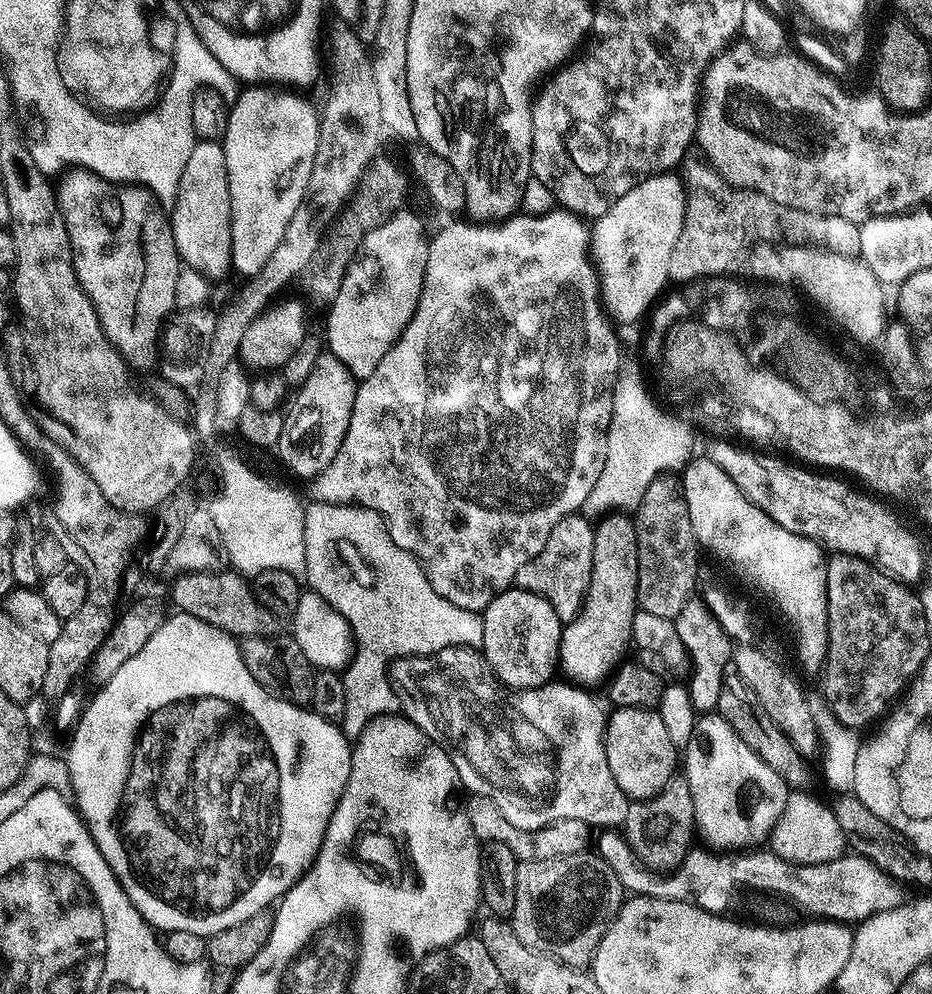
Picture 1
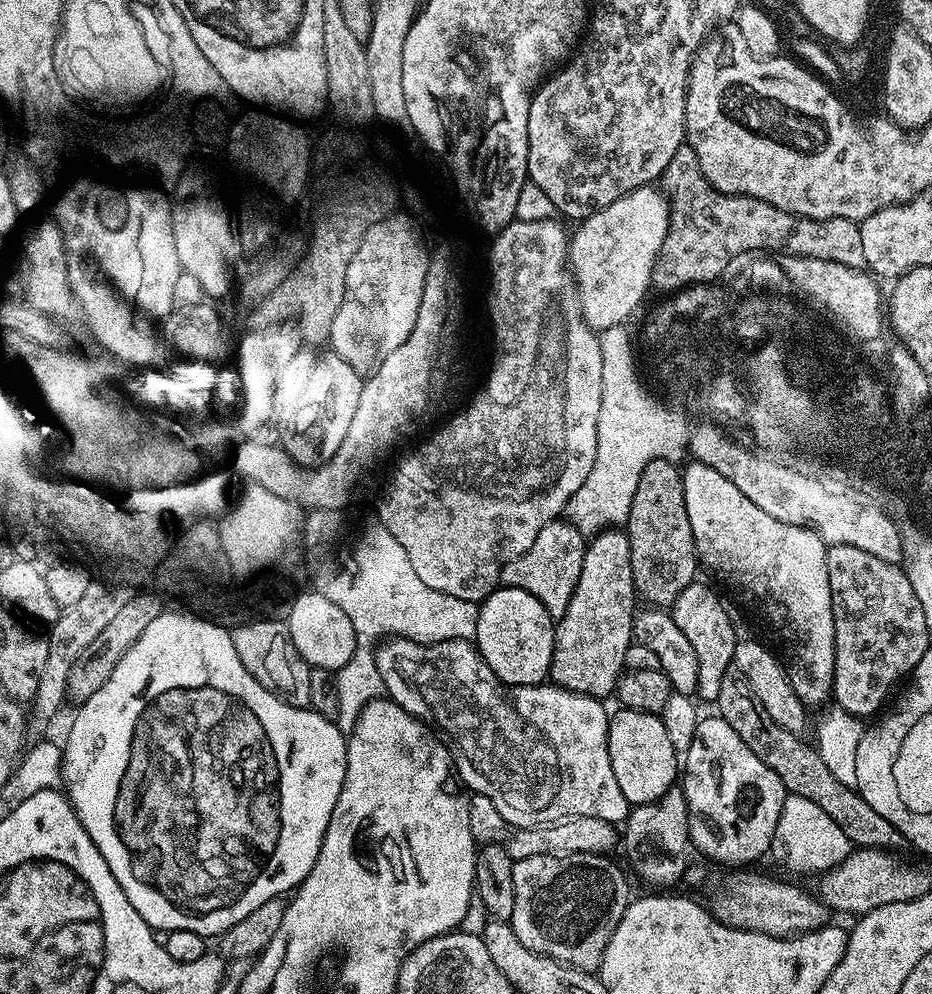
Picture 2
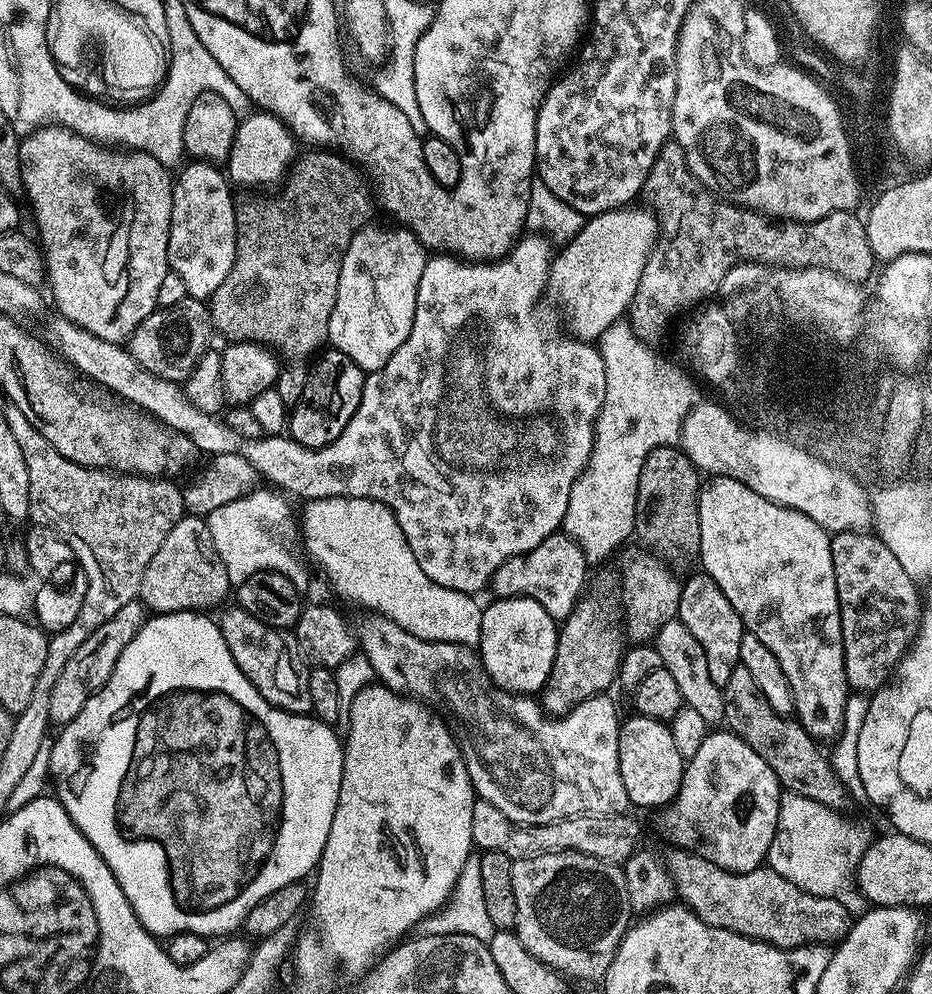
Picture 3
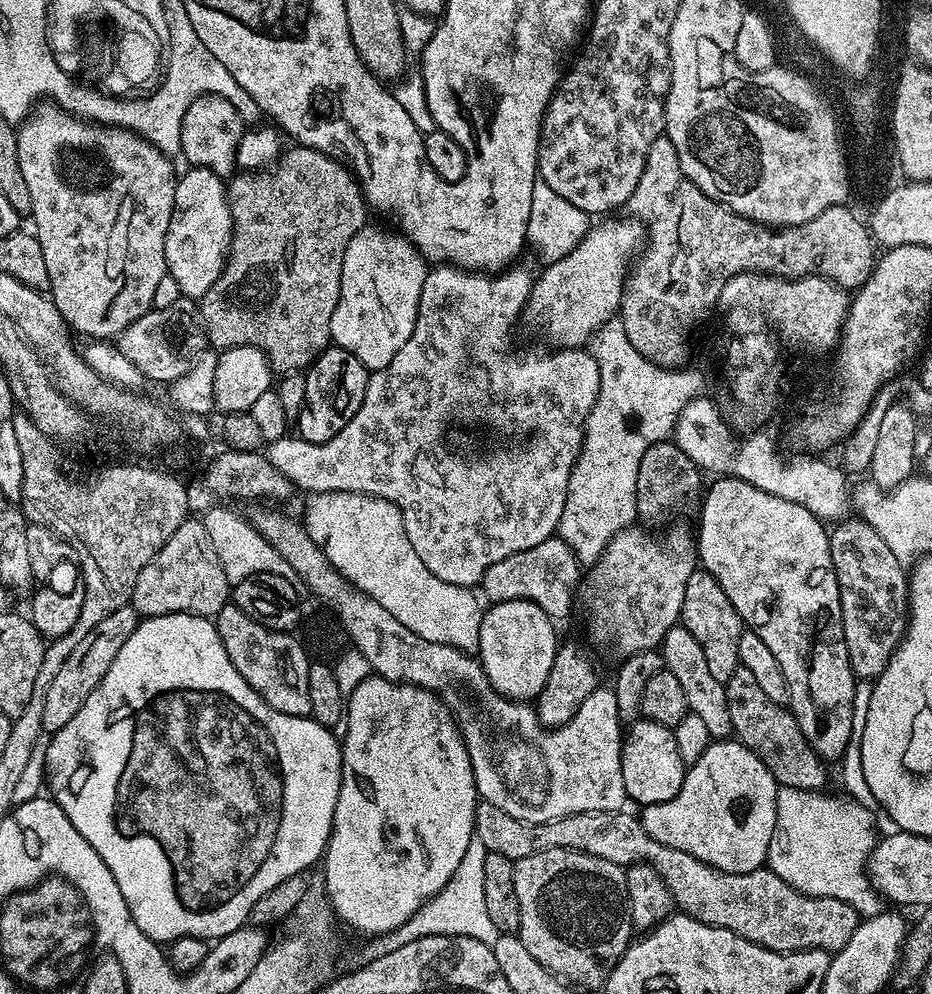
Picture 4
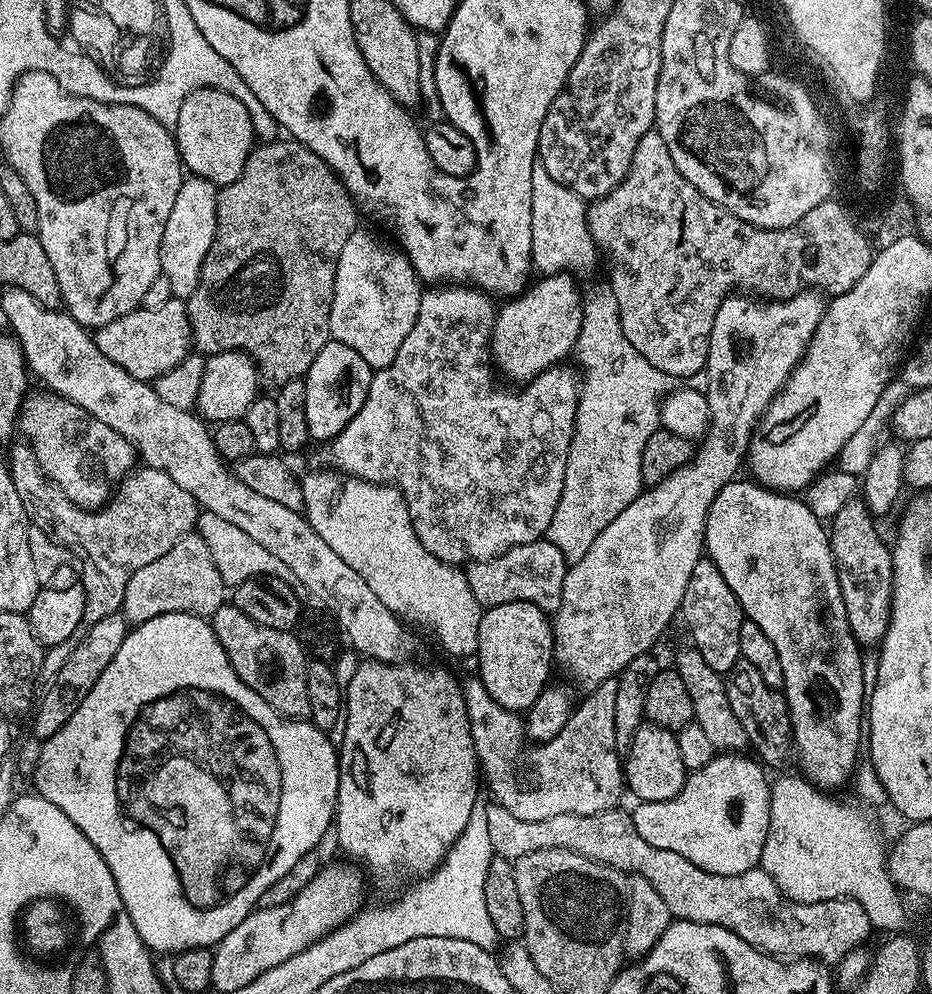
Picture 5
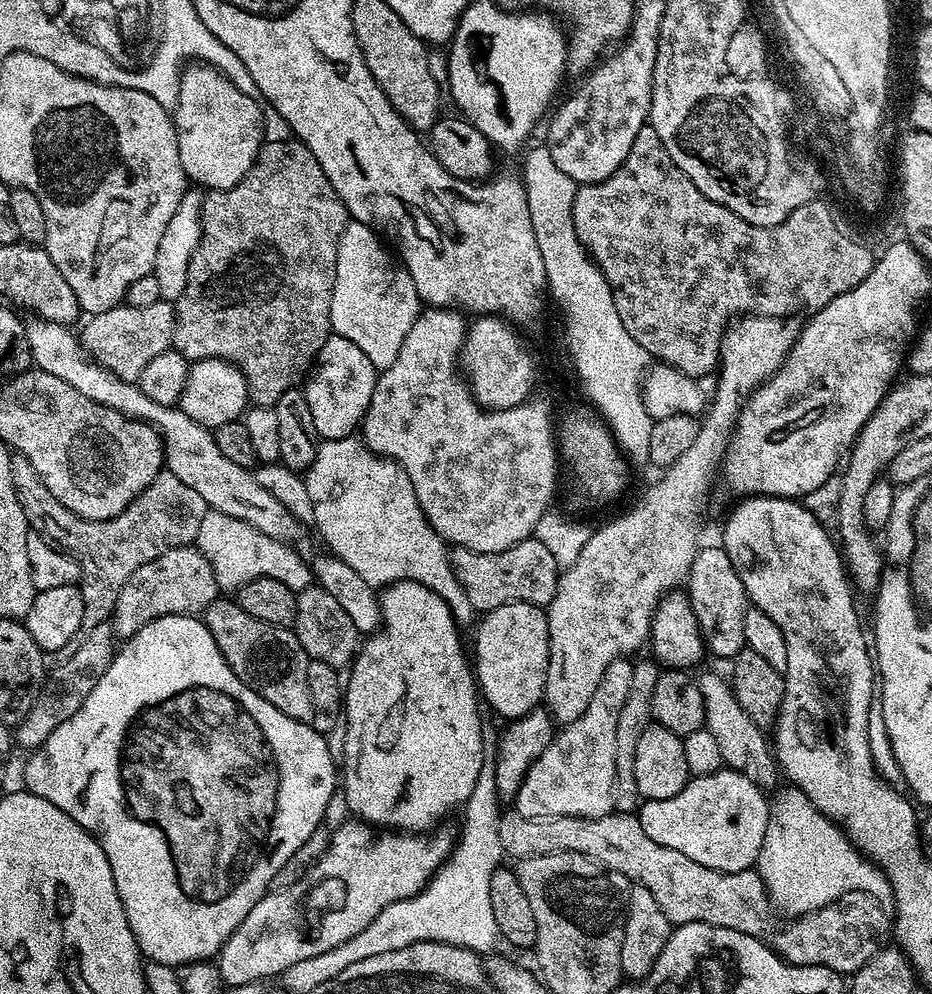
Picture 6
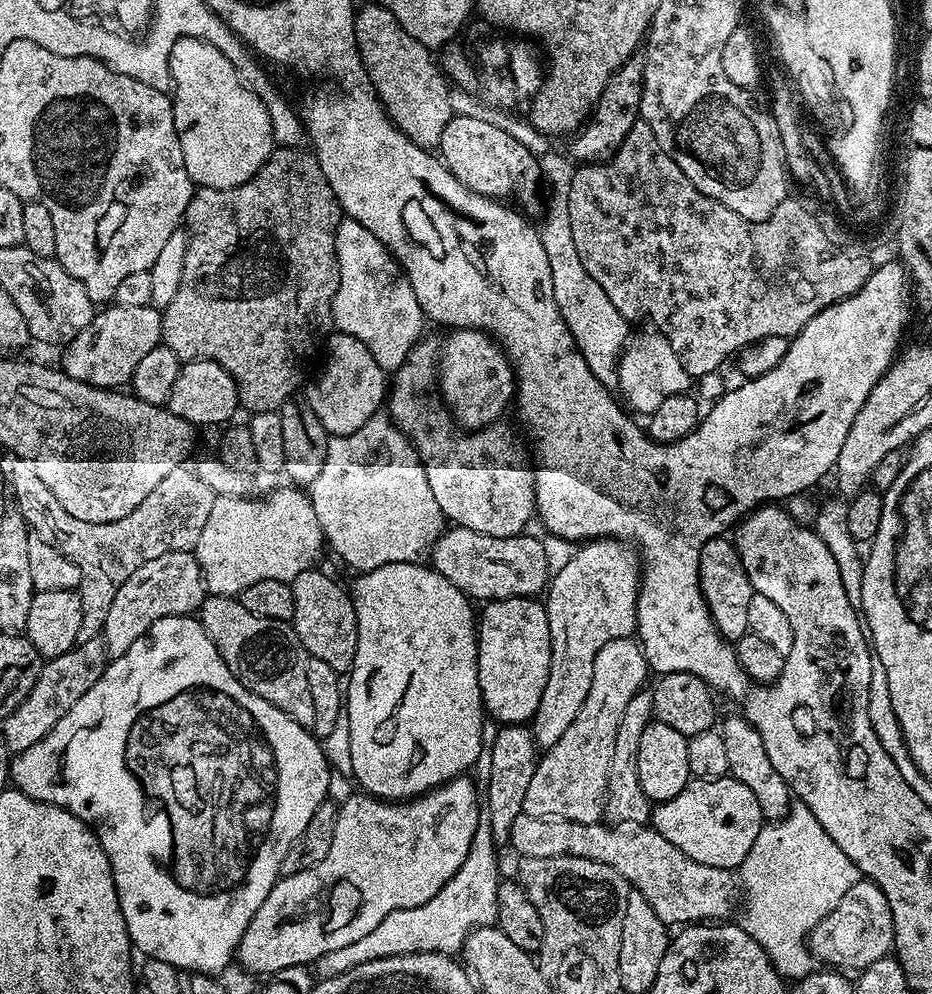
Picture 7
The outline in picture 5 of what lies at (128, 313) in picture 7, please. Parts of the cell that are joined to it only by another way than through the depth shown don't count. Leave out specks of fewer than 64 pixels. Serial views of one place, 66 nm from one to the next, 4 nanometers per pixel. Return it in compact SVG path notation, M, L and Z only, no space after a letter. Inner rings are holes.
M175 298L158 310L146 310L141 306L130 314L122 314L122 318L114 318L114 322L106 322L106 326L95 329L94 339L106 359L122 366L126 374L149 382L166 374L166 370L174 370L194 348L188 305Z

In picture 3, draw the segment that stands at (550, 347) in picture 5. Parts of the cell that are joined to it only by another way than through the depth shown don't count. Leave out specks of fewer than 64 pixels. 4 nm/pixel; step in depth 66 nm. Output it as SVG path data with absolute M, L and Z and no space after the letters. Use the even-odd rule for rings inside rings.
M625 206L622 208L616 208L613 212L602 212L598 216L591 217L591 219L585 223L583 230L572 240L567 241L567 243L561 247L564 249L562 249L561 252L559 249L559 251L557 251L552 257L552 267L550 269L551 283L554 285L554 288L556 284L556 292L560 295L561 302L568 307L568 318L572 322L572 325L570 324L572 334L577 336L580 340L586 340L589 342L599 341L600 335L602 335L615 320L621 319L621 317L631 309L632 299L640 285L640 279L644 273L644 267L646 266L648 257L652 255L658 239L658 221L655 215L653 215L647 207L644 207L645 209L636 207L637 206Z

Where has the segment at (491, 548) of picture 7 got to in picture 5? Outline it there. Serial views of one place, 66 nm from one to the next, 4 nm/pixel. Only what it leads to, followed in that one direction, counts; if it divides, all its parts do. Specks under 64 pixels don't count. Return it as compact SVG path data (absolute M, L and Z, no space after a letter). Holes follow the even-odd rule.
M541 538L514 546L493 560L474 560L467 565L466 575L474 598L485 609L502 606L506 602L537 604L545 614L555 614L562 602L562 582L566 582L569 562L562 551L549 540Z

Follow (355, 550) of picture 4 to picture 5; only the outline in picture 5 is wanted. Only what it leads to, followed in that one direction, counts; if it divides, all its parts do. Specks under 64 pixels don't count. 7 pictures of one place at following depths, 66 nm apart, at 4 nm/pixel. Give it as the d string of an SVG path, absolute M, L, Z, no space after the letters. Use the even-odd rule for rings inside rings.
M332 470L328 480L320 472L312 472L300 481L305 498L303 515L307 516L310 526L350 566L362 574L362 582L382 598L382 602L397 616L405 621L417 620L425 624L440 639L440 644L452 656L476 656L478 650L478 626L482 606L470 590L467 575L459 567L442 562L422 546L412 525L410 510L404 496L391 484L375 484L369 480L359 480L356 476L345 476L339 470Z

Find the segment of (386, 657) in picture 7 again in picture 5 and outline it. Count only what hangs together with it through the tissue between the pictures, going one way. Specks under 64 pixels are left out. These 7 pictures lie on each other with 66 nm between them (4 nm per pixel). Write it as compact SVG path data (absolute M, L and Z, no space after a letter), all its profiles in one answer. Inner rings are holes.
M368 658L354 670L346 689L344 741L338 744L340 785L334 836L336 832L341 850L348 855L345 857L359 862L386 884L430 876L444 863L444 856L466 830L470 810L478 803L476 787L482 784L461 681L444 668L419 668L408 663L387 664Z

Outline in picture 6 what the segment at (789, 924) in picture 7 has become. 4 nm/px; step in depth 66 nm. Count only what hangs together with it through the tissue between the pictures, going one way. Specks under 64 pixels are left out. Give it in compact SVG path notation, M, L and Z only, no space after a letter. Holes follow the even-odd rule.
M784 786L776 797L771 797L766 838L762 838L762 850L754 868L762 878L773 909L780 914L785 912L785 917L788 918L807 916L810 912L816 912L827 904L840 900L847 892L869 892L878 901L892 900L892 887L884 871L854 847L844 829L835 824L832 817L823 816L814 802L810 802L810 798L806 798L806 794L802 794L802 790L794 786Z

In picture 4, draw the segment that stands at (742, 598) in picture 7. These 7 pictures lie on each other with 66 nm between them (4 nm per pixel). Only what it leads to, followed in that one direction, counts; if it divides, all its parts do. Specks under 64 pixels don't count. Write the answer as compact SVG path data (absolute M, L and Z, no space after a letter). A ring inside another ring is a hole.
M697 570L690 574L686 582L686 598L682 602L680 619L683 627L688 628L694 638L698 638L702 654L706 654L706 663L714 678L727 684L730 674L734 674L734 670L741 667L738 642L746 628L730 598L726 598L726 590L722 590L722 586L709 572Z

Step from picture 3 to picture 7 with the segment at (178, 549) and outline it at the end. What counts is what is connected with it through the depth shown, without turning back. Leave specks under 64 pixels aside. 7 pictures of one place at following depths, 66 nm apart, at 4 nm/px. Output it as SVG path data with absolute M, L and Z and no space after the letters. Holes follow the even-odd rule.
M167 552L150 558L150 562L142 562L142 566L122 582L118 594L114 594L114 602L110 602L102 633L105 653L112 658L126 654L138 638L148 635L154 622L167 616L195 613L205 595L204 575L192 552Z

